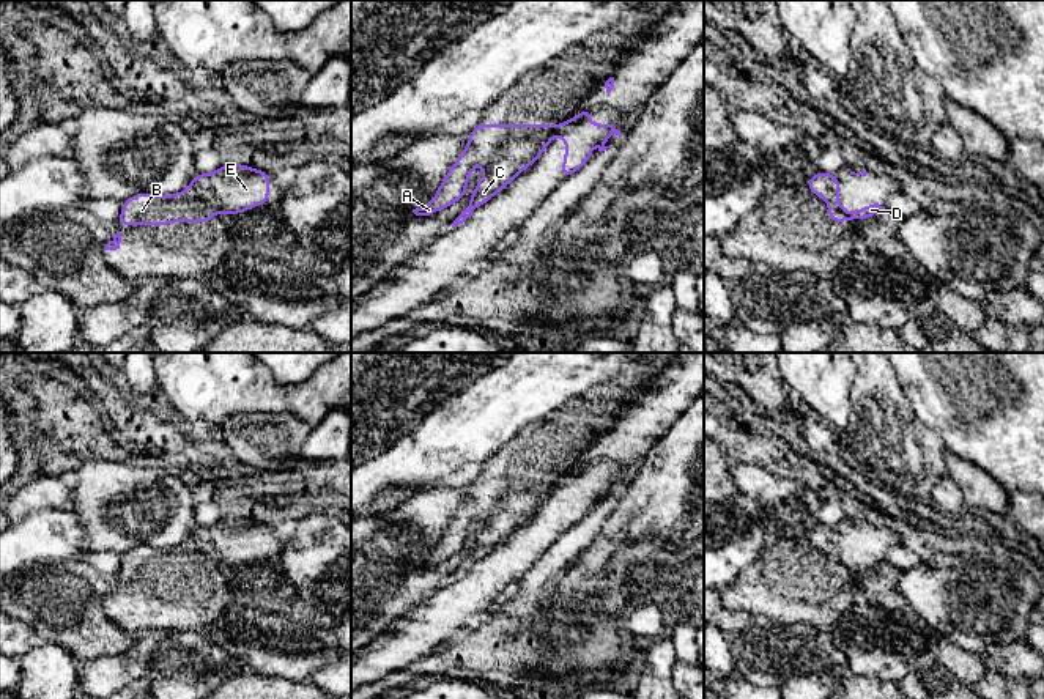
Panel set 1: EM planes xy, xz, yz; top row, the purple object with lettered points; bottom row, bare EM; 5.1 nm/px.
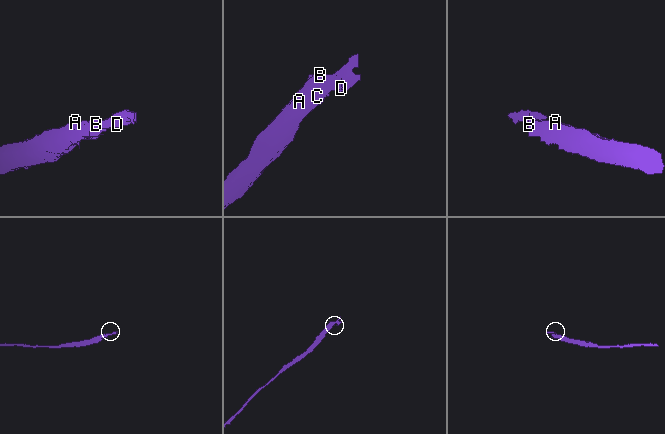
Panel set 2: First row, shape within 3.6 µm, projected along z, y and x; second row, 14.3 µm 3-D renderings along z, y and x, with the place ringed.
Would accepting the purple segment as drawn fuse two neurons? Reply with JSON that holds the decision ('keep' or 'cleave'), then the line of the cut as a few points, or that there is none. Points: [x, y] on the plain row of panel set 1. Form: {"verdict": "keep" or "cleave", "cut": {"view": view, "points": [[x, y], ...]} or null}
{"verdict": "cleave", "cut": {"view": "xy", "points": [[188, 542], [216, 562]]}}

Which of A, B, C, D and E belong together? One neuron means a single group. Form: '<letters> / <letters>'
A B C / D E

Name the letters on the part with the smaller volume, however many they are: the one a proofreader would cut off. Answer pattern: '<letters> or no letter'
D, E

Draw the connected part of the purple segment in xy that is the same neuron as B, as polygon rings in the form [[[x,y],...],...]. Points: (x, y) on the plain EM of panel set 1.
[[[139,545],[123,556],[117,578],[170,578],[172,575],[211,575],[216,562],[194,545],[172,548]]]

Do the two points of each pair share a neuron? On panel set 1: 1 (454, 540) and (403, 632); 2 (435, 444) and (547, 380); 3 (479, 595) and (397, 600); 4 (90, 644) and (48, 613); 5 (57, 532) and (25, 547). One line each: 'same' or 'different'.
1: different
2: same
3: different
4: same
5: same

